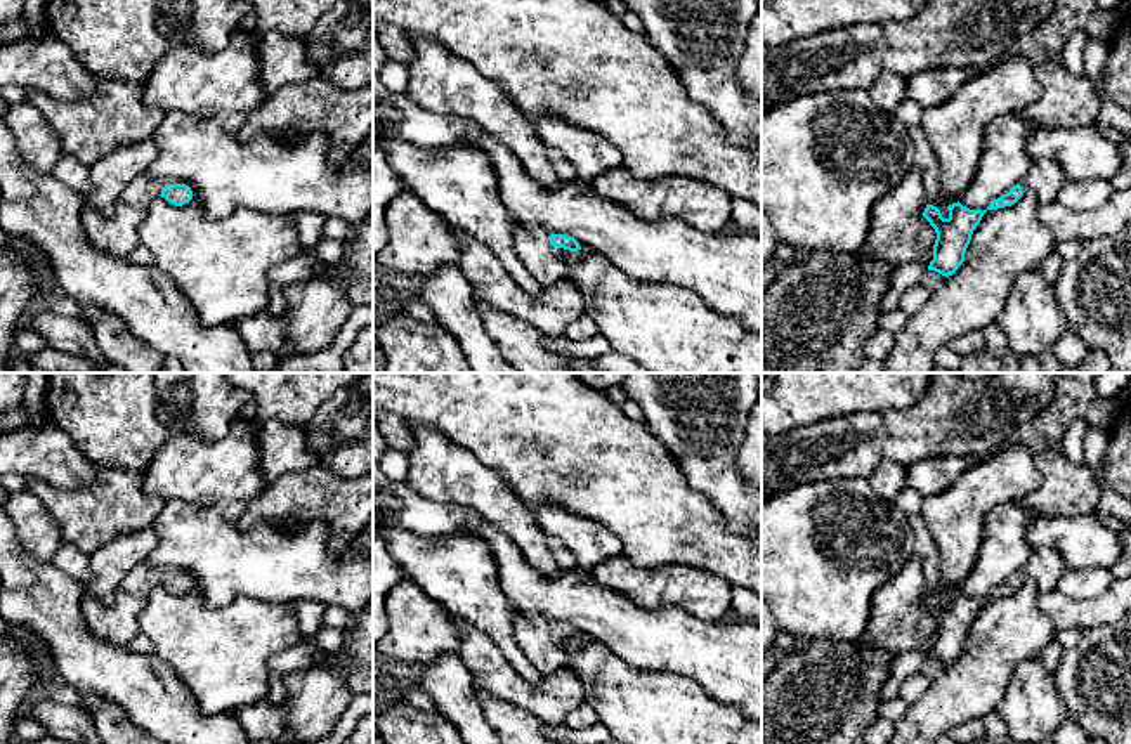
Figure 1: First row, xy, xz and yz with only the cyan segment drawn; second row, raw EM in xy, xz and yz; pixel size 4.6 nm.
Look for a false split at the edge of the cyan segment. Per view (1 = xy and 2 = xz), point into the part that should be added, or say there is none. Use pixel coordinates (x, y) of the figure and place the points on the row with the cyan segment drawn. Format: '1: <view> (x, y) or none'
1: xy (143, 189)
2: xz (543, 261)

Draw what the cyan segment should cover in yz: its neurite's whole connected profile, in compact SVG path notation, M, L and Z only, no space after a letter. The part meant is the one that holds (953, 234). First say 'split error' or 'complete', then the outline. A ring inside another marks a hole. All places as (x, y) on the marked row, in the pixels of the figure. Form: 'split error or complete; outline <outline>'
complete; outline M959 201L949 205L947 210L947 219L944 219L940 210L933 205L926 205L923 212L923 217L937 232L933 260L930 262L928 271L935 271L945 277L952 276L964 262L964 253L971 241L971 234L987 212L970 210Z

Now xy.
split error; outline M144 172L127 186L120 196L120 203L146 210L158 196L180 206L193 199L193 191L186 184L161 182Z

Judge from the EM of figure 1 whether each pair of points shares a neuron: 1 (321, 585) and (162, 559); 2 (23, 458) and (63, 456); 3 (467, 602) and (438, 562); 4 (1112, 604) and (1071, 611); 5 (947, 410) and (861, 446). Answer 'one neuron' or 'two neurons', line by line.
1: one neuron
2: one neuron
3: one neuron
4: one neuron
5: one neuron

